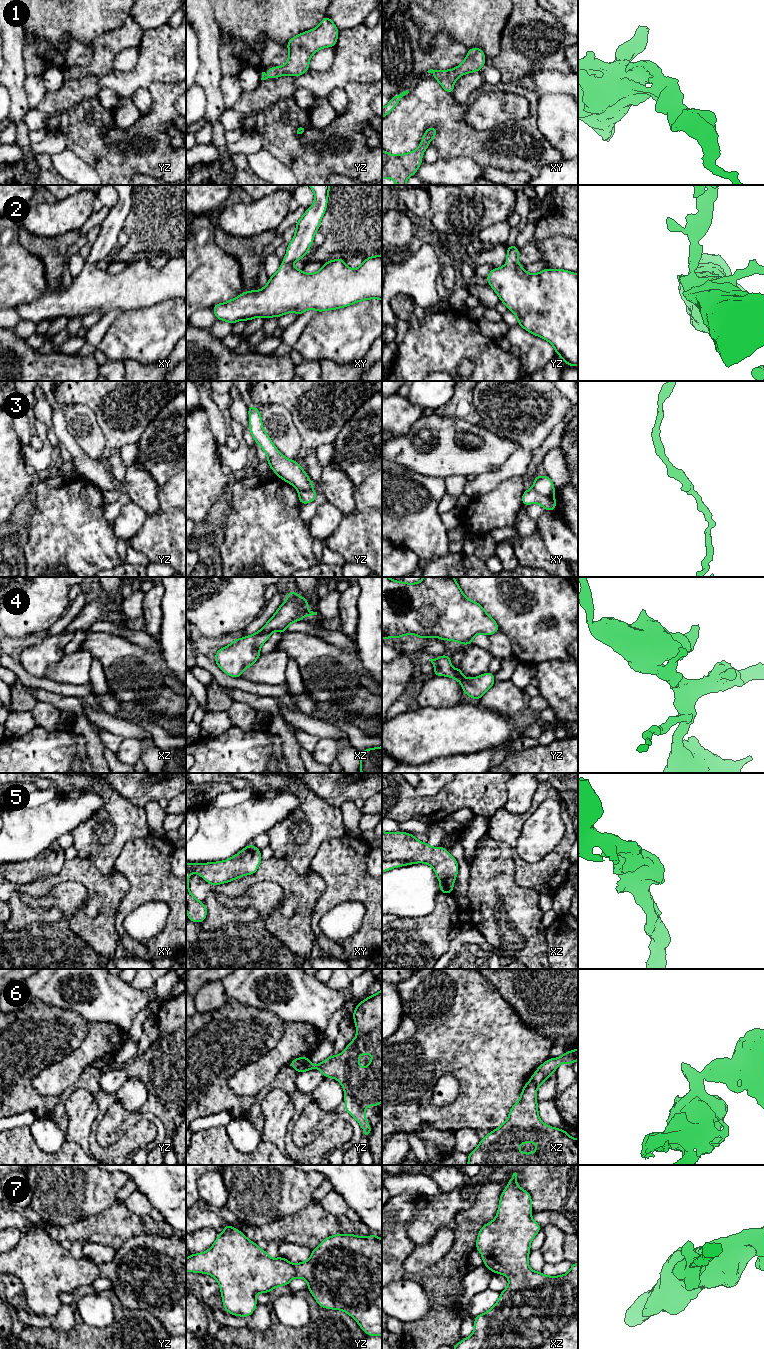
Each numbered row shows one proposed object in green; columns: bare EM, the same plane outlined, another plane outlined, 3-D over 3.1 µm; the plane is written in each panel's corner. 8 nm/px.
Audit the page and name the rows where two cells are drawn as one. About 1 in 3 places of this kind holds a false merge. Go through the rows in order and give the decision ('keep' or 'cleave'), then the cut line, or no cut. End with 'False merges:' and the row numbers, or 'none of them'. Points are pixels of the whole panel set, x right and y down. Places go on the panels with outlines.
1: keep; no cut
2: keep; no cut
3: cleave; cut in xy along (532, 488), (542, 494), (552, 496)
4: keep; no cut
5: keep; no cut
6: cleave; cut in yz along (307, 1059), (296, 1069)
7: keep; no cut
False merges: 3, 6

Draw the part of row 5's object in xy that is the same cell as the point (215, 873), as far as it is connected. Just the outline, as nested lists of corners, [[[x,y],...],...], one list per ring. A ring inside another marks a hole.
[[[250,844],[238,854],[225,861],[186,864],[186,907],[188,920],[202,923],[207,916],[205,904],[197,900],[189,891],[188,879],[192,872],[199,874],[210,885],[228,883],[243,875],[256,873],[261,863],[260,850]]]

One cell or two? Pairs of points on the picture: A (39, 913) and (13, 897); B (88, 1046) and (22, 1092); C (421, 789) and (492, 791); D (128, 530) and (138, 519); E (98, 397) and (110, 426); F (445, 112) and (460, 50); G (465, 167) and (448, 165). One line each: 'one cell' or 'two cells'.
A: one cell
B: two cells
C: two cells
D: one cell
E: one cell
F: two cells
G: one cell

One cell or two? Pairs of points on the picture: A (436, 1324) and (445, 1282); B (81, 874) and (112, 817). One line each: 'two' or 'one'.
A: one
B: two

